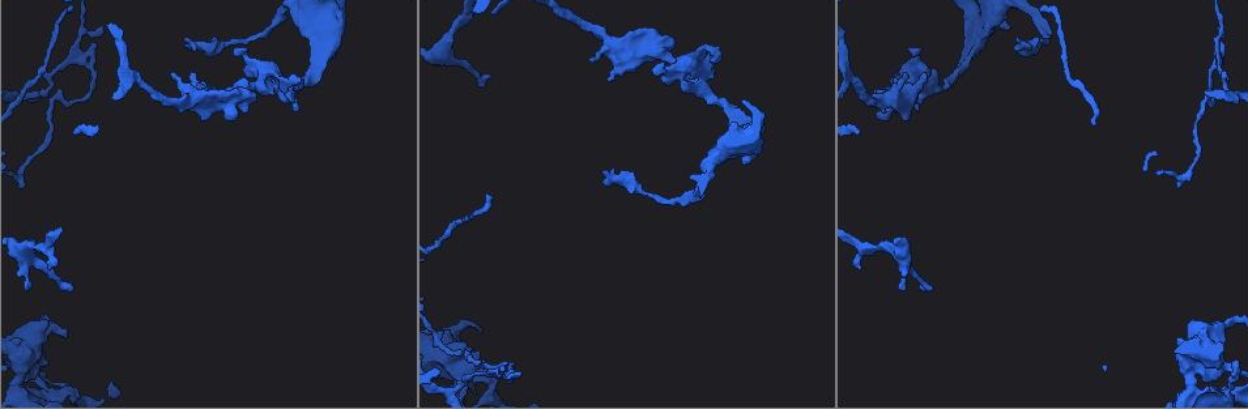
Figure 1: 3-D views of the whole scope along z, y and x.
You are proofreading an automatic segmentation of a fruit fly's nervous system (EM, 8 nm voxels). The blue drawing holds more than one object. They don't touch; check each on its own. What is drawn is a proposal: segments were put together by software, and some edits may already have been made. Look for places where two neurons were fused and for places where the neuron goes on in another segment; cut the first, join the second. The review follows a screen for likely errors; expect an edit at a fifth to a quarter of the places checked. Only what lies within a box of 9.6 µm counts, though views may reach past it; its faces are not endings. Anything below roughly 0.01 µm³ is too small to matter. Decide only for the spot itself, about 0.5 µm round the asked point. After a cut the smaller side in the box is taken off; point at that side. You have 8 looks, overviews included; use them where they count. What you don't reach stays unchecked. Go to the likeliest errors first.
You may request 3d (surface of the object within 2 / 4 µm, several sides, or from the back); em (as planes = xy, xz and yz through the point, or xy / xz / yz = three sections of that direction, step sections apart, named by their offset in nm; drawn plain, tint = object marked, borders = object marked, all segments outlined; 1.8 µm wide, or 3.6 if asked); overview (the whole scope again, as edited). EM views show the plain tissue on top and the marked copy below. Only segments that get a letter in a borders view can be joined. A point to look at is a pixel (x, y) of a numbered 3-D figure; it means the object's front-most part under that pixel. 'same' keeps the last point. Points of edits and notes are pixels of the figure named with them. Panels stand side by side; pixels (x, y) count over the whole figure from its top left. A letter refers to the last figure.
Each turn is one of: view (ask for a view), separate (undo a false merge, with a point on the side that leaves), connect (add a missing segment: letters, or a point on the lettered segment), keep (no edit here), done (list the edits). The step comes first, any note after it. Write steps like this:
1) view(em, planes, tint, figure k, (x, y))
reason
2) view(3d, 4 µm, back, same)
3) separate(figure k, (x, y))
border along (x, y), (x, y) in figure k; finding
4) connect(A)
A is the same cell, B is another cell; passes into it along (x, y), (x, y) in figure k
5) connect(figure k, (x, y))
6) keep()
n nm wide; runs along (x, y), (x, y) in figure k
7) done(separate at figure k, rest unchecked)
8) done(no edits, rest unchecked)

view(3d, 2 µm, figure 1, (700, 82))
two arms at a narrow angle

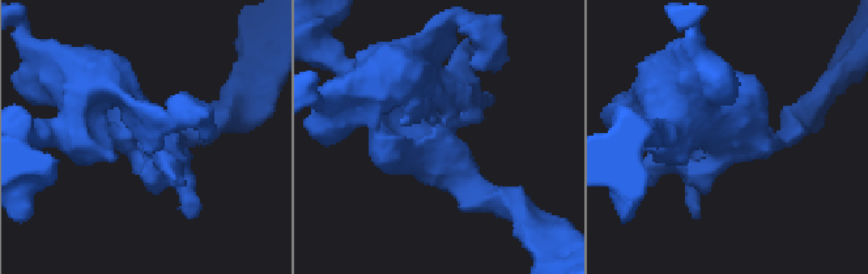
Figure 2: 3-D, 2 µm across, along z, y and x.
view(em, xy, step 16, tint, figure 2, (434, 140))
shape alone is not enough

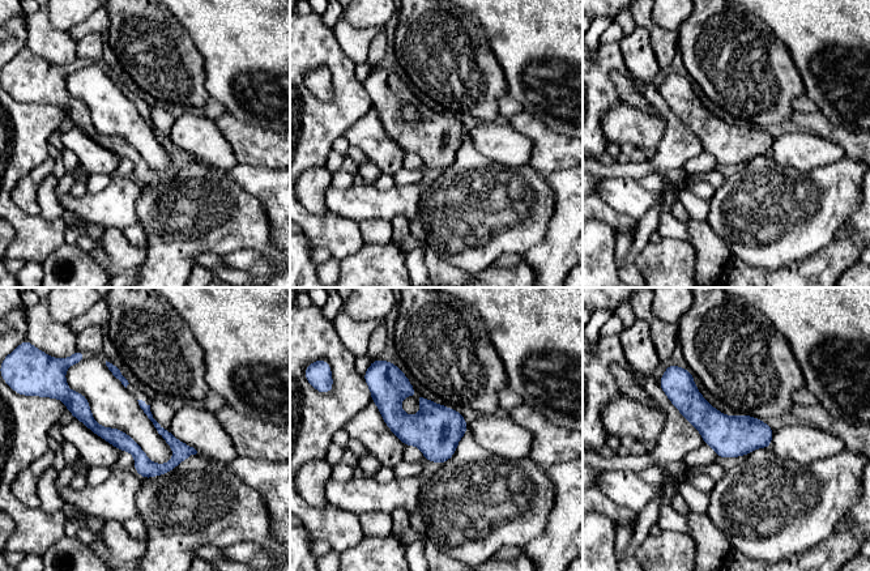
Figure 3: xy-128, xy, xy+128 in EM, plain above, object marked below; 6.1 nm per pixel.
view(em, planes, borders, same)
another direction

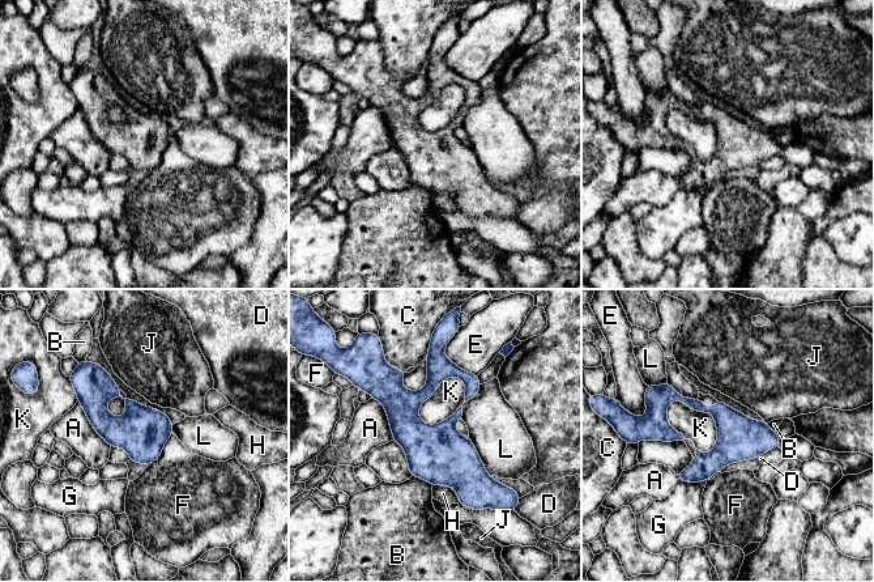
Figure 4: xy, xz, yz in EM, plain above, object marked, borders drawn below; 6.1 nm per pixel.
keep()
280 nm wide; K touches over 400 nm; A, B, C, D, E, F, G, H, J, K and L are other cells; continuous, no second neuron

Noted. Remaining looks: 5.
view(em, 3.6 µm, planes, borders, figure 1, (1203, 333))
sudden change in width

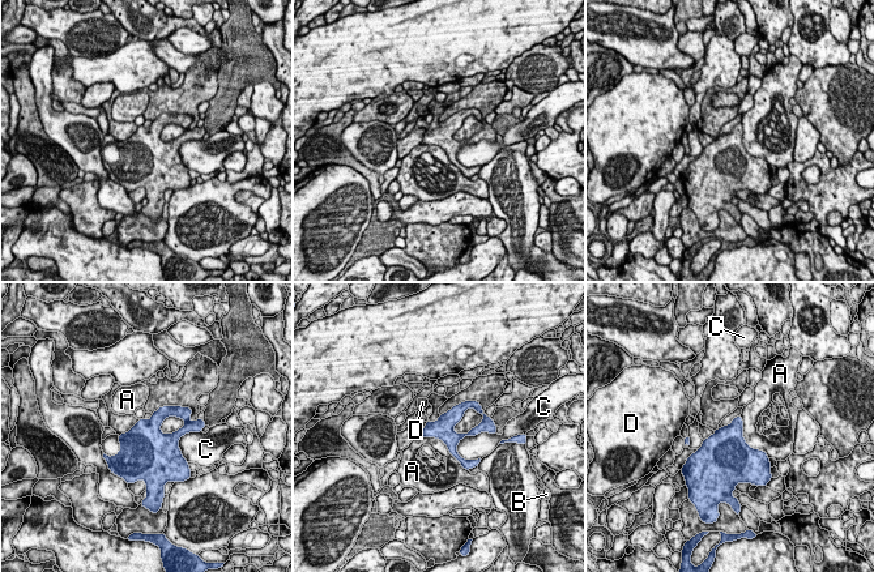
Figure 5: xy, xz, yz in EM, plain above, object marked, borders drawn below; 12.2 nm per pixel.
keep()
A touches over 600 nm; A, B, C and D are other cells; border along (741, 414), (744, 439), (768, 455) in figure 5; one neuron here

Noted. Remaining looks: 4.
view(3d, 2 µm, figure 1, (1015, 39))
branch stops here

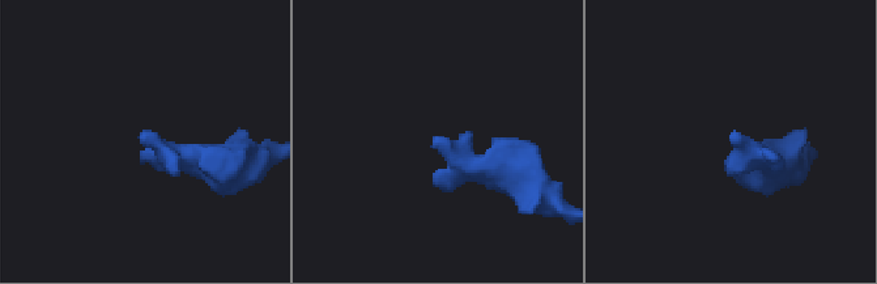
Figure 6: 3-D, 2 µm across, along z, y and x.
view(em, xy, step 8, borders, figure 6, (434, 142))
need the tissue

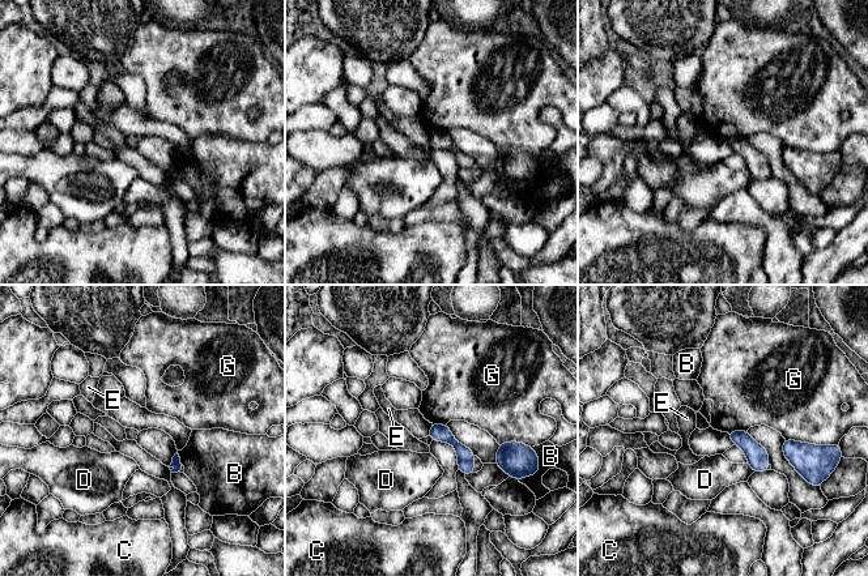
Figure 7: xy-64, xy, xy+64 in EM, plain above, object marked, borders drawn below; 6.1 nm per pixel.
keep()
B, C, D, E and G are other cells; none of them fits

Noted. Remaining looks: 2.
done(no edits, rest unchecked)

